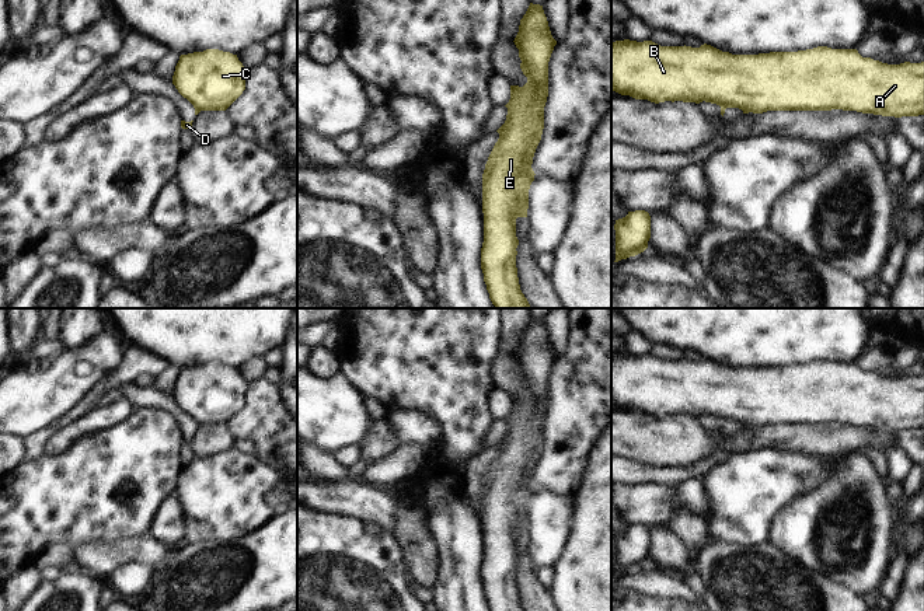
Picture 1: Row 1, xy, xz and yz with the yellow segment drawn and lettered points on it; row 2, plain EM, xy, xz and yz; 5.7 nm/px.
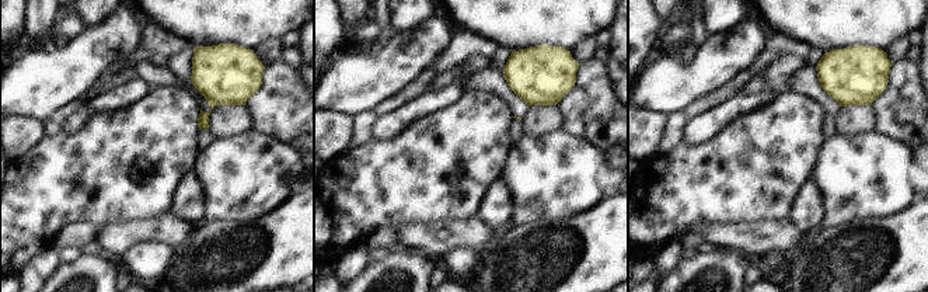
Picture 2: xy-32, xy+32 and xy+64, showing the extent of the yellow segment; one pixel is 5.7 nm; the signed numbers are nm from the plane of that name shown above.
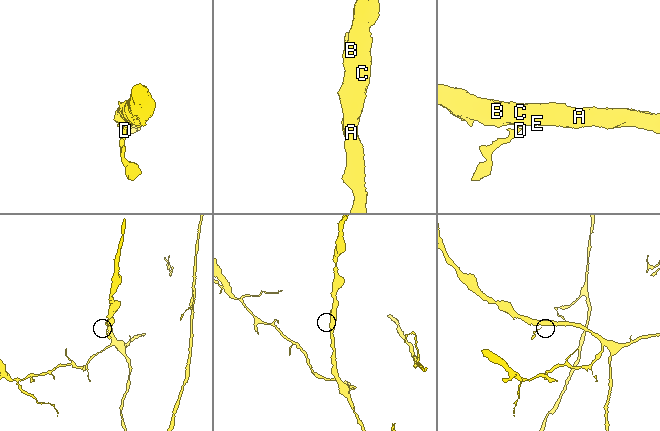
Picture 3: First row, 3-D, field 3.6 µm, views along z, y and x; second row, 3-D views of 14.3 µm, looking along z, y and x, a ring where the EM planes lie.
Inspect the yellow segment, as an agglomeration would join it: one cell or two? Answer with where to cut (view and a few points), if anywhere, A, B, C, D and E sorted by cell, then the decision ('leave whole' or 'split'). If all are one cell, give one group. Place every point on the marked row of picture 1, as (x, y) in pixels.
cut yz (721, 105), (731, 107); groups A B C E / D; split

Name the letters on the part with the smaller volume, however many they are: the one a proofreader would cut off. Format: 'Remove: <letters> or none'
Remove: D

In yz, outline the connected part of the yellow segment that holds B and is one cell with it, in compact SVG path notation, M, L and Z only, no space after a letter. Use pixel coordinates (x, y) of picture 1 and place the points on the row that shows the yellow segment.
M652 41L611 43L611 90L635 99L702 101L739 108L743 114L767 111L857 111L882 116L924 115L924 62L888 64L862 57L857 49L817 46L798 52L732 55L711 45L660 46Z

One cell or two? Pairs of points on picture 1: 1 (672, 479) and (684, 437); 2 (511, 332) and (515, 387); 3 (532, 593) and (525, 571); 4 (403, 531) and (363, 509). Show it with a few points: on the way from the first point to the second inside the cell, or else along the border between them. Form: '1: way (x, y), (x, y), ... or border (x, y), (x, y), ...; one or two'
1: border (708, 458), (690, 467), (652, 467), (644, 464); two
2: way (508, 346), (508, 373); one
3: way (529, 587), (525, 576); one
4: border (391, 495), (393, 531); two

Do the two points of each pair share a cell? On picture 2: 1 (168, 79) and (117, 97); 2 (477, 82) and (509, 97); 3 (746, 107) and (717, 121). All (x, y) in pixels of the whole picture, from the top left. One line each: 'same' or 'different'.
1: different
2: same
3: same

